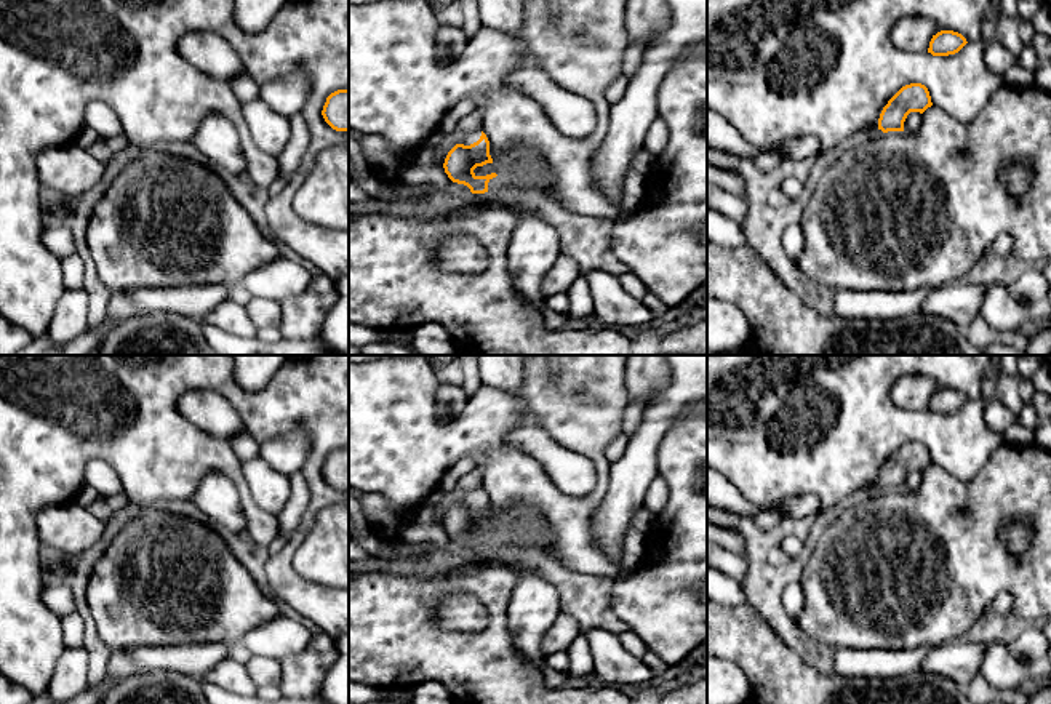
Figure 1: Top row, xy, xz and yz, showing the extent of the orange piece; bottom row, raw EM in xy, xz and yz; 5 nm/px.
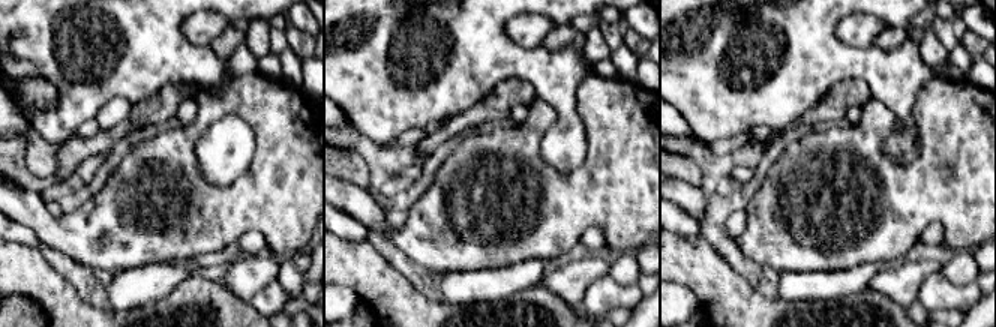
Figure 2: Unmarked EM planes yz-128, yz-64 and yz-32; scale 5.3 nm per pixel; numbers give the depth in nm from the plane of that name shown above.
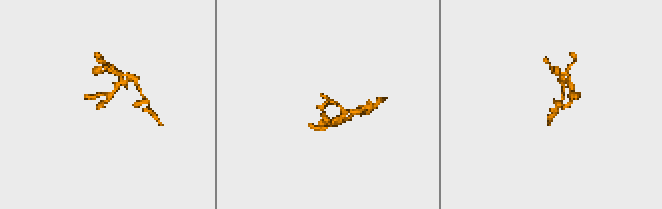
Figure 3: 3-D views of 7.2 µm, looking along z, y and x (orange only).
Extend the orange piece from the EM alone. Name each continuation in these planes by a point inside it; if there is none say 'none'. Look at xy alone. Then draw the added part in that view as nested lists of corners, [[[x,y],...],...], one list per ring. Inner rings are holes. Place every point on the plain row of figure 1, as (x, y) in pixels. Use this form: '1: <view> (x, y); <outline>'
none

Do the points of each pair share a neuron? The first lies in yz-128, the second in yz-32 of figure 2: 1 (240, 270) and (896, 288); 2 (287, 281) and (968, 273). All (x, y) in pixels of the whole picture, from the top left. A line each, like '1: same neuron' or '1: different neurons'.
1: same neuron
2: same neuron

